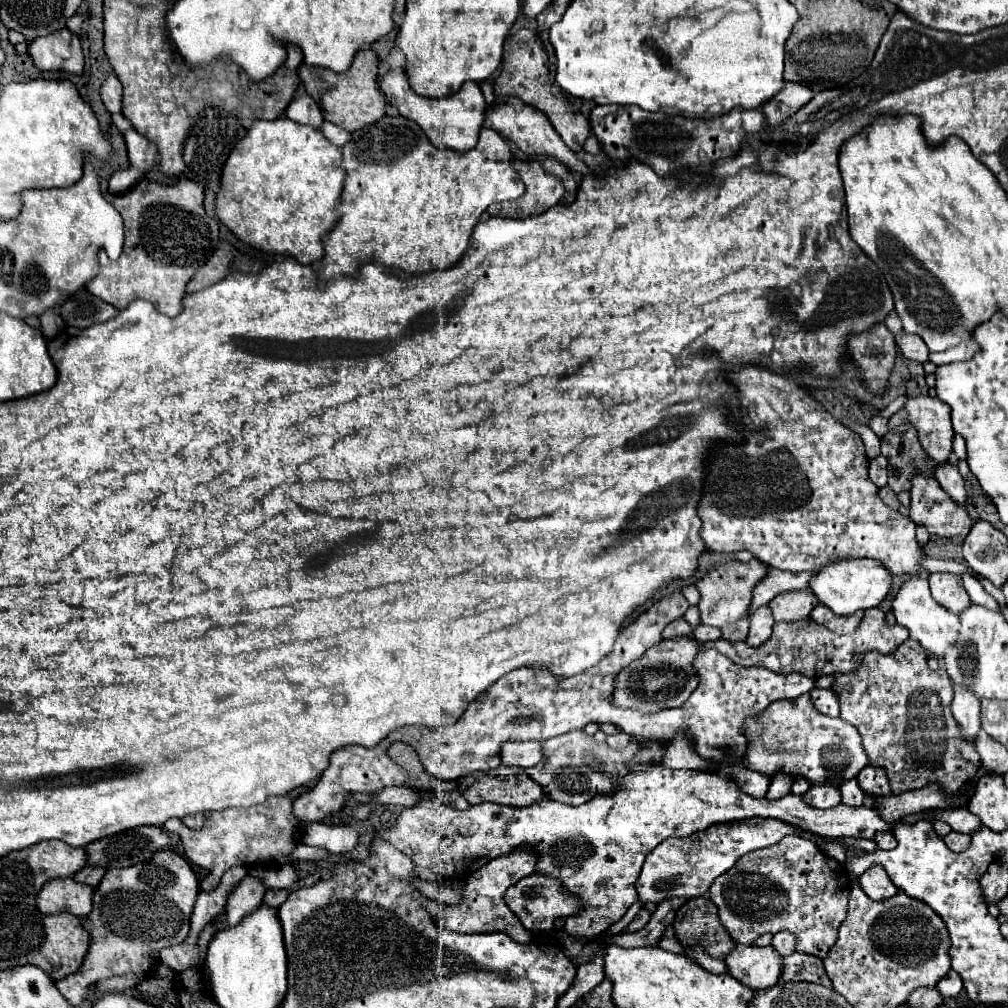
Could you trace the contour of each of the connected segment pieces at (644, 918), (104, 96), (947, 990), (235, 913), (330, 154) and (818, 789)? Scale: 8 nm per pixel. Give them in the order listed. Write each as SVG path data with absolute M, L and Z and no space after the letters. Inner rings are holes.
M641 908L639 910L639 914L631 920L631 924L627 926L627 930L631 930L631 932L637 932L637 930L641 930L645 924L649 922L649 910L645 910L645 908Z
M113 72L101 84L101 100L111 114L121 112L121 82Z
M951 970L951 972L937 984L937 988L939 988L939 992L941 992L945 998L949 998L949 996L957 996L957 994L961 992L963 982L961 982L961 978L955 974L955 970Z
M243 878L241 884L231 892L227 898L227 926L233 928L241 924L241 920L249 914L253 914L263 900L265 888L257 878Z
M289 118L277 120L257 120L245 138L237 142L229 154L223 176L221 190L215 202L215 214L219 220L243 242L253 248L277 254L289 254L299 264L313 264L323 258L323 236L337 222L337 206L343 192L343 158L341 148L331 144L319 128L297 124Z
M811 786L805 794L803 794L803 802L813 806L813 808L833 808L837 804L841 804L841 794L837 786Z

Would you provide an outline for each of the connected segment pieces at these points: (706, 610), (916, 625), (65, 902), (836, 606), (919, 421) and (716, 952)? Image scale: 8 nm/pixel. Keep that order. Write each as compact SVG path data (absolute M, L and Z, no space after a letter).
M755 558L751 562L733 560L727 564L719 564L705 578L697 580L697 590L701 594L701 600L697 606L699 614L701 614L701 622L707 626L721 628L729 622L737 622L737 620L745 618L749 614L753 586L757 586L757 582L761 582L761 578L765 578L767 572L769 572L769 568Z
M921 578L907 580L897 592L897 596L893 598L893 614L895 614L897 624L905 626L911 638L915 638L933 656L939 656L939 658L945 656L945 650L953 646L953 642L957 642L959 616L951 614L949 610L945 610L941 604L933 600L927 580L921 580Z
M51 878L45 882L37 896L37 908L45 914L65 912L69 908L71 914L83 918L91 912L93 888L75 882L69 878Z
M851 558L851 560L841 560L821 568L811 578L809 586L821 604L831 608L835 614L845 616L845 614L855 614L857 610L877 608L891 592L893 576L885 566L881 566L879 562L873 562L871 558Z
M911 396L907 404L889 419L889 429L895 429L902 423L910 423L917 428L925 452L937 464L947 462L953 452L955 430L945 402L931 396Z
M691 898L675 916L675 934L683 946L701 944L711 956L725 958L735 946L729 932L721 926L717 906L707 898Z

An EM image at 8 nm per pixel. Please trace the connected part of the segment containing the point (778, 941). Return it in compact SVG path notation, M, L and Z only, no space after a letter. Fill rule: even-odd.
M777 932L771 940L771 944L775 946L775 950L781 954L781 956L789 956L795 952L795 944L797 944L797 938L793 938L793 934L789 932Z

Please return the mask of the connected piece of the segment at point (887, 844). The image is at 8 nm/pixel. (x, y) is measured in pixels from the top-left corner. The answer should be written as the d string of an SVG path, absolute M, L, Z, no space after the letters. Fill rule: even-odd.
M885 832L875 834L875 842L877 842L877 846L881 850L893 850L897 846L897 840L895 840L895 836L891 832L889 834L885 834Z

